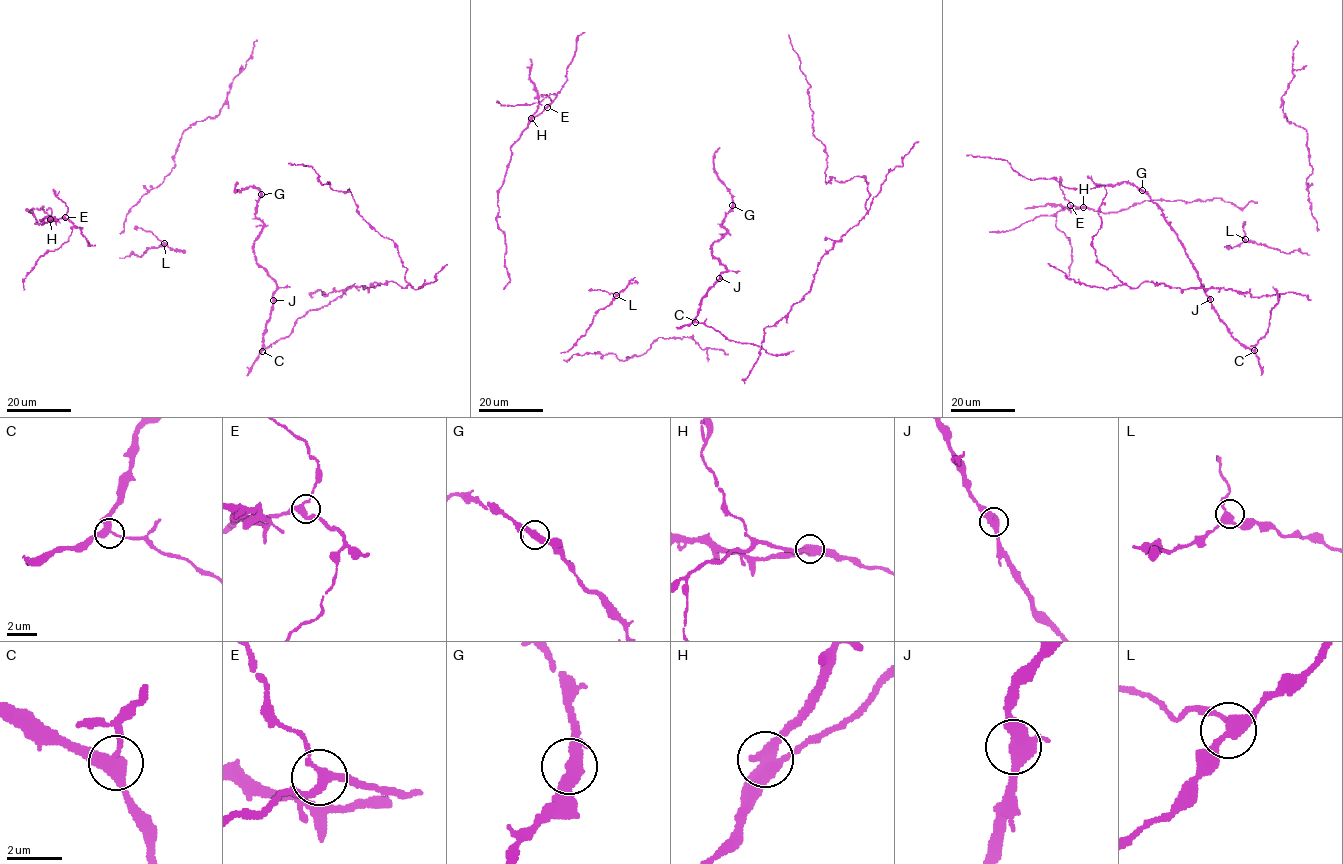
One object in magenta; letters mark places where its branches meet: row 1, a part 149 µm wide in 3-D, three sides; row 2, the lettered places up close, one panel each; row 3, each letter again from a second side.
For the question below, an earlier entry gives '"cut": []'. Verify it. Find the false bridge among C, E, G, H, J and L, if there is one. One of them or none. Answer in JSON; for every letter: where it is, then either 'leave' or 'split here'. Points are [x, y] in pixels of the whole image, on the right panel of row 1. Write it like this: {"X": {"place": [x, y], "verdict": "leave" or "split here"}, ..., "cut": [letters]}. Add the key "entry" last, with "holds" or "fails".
{"C": {"place": [1254, 350], "verdict": "leave"}, "E": {"place": [1070, 205], "verdict": "leave"}, "G": {"place": [1142, 190], "verdict": "leave"}, "H": {"place": [1083, 207], "verdict": "split here"}, "J": {"place": [1210, 299], "verdict": "leave"}, "L": {"place": [1245, 239], "verdict": "leave"}, "cut": ["H"], "entry": "fails"}

